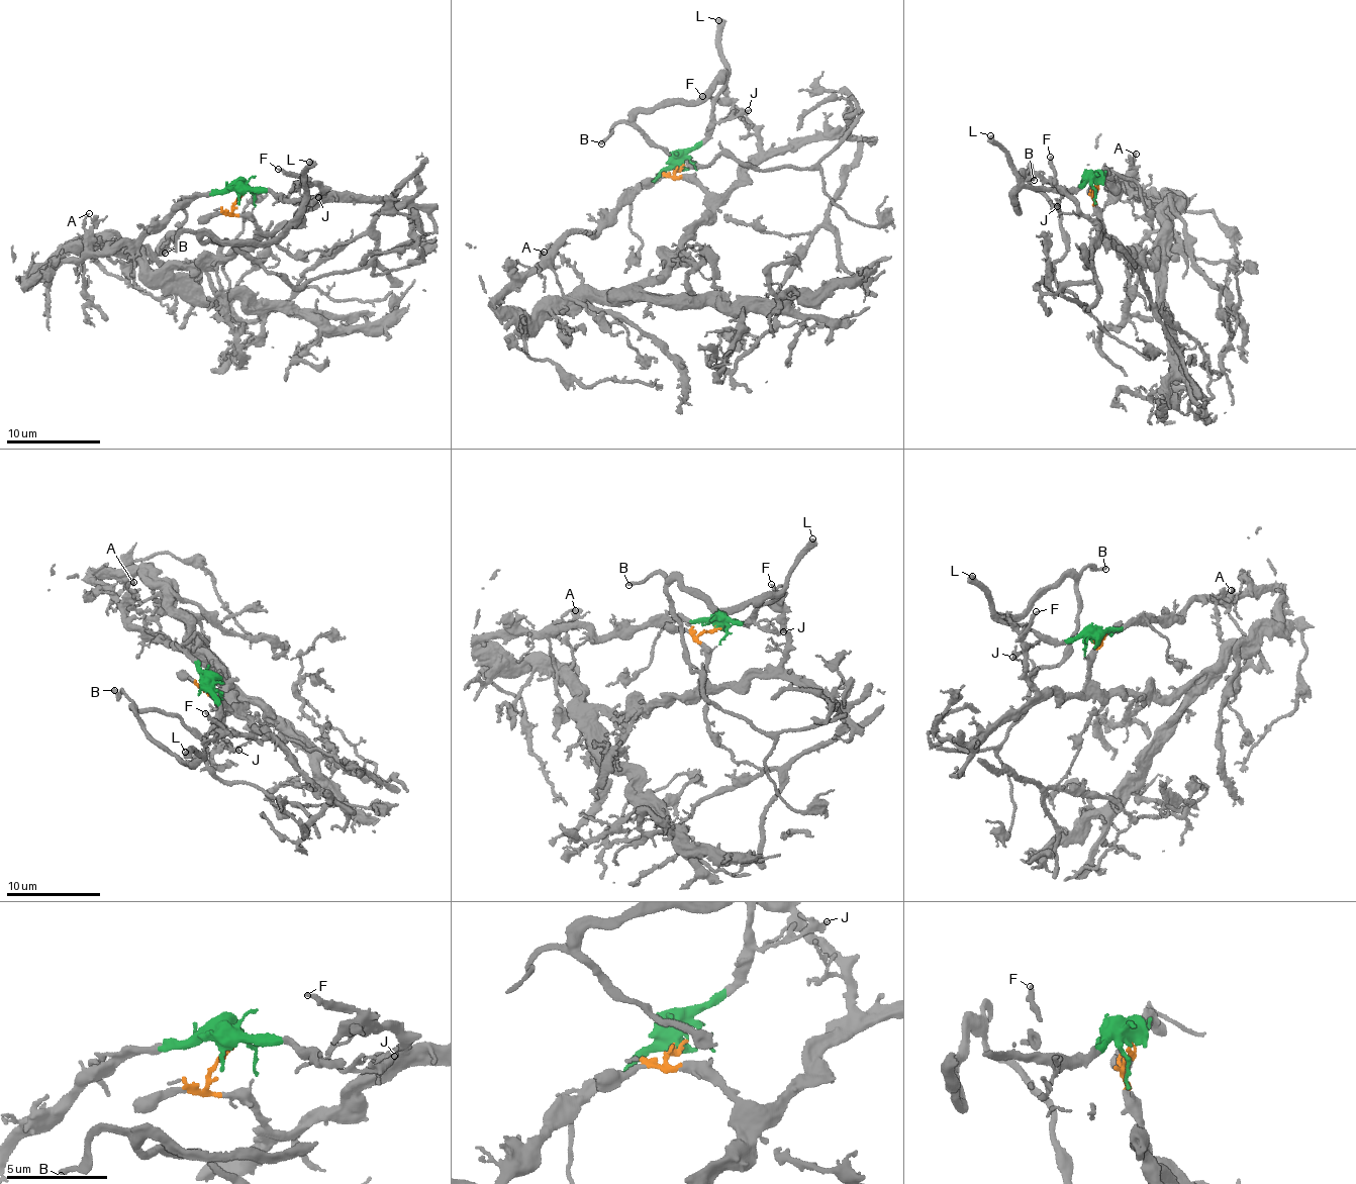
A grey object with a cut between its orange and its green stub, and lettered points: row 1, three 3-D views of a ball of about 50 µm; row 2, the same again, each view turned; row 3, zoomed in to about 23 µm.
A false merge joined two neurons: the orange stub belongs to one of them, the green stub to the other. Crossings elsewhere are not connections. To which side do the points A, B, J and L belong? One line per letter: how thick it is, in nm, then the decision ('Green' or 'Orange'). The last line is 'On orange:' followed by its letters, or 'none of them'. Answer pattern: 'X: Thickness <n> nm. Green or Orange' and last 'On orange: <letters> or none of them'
A: Thickness 160 nm. Green
B: Thickness 220 nm. Green
J: Thickness 240 nm. Green
L: Thickness 500 nm. Green
On orange: none of them

